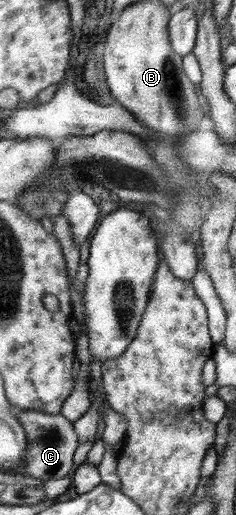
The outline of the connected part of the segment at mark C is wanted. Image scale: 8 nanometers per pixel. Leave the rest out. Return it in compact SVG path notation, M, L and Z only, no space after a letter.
M16 410L16 413L18 421L24 427L28 440L26 460L24 460L24 466L18 470L18 473L26 473L40 478L42 482L70 476L76 467L76 464L73 462L73 456L76 448L79 446L76 434L73 432L73 422L61 415L22 410Z

